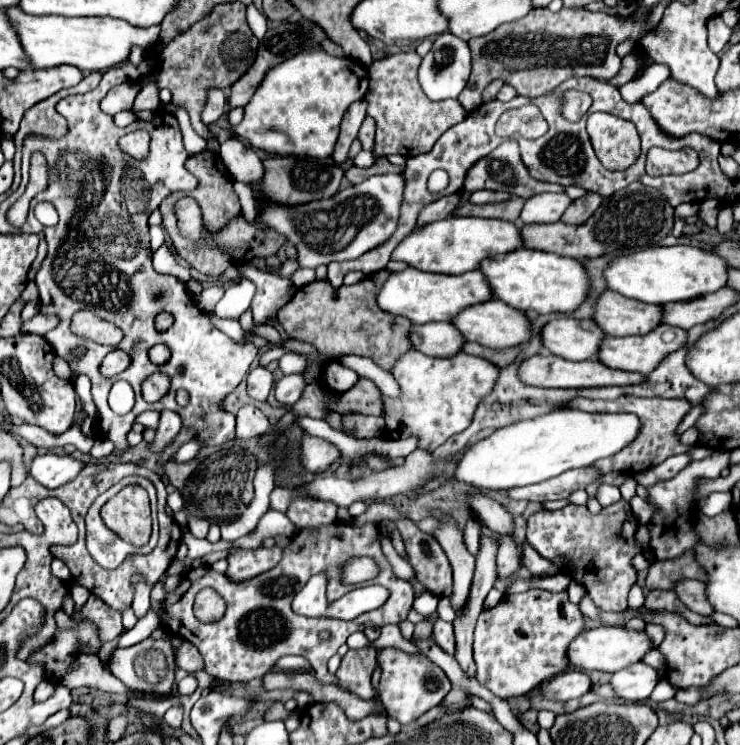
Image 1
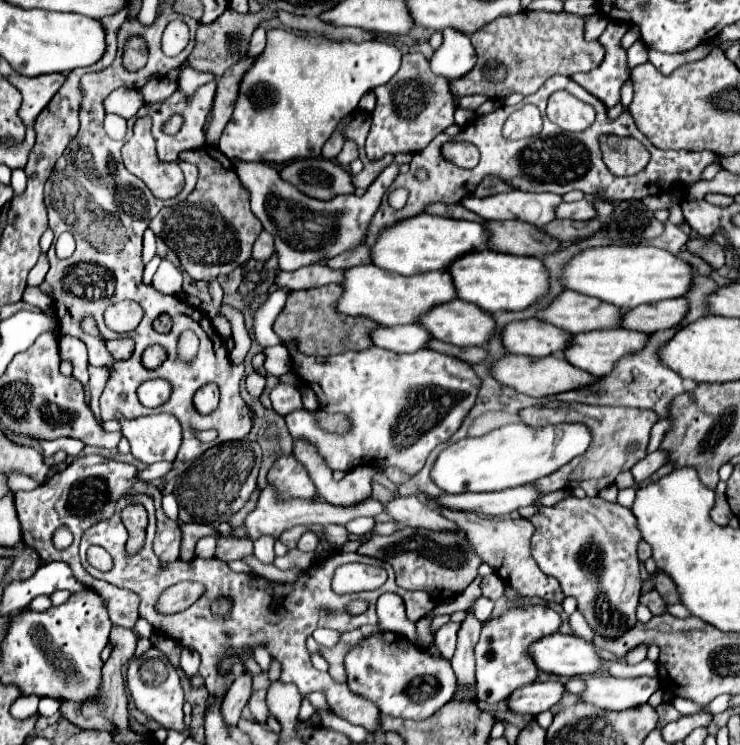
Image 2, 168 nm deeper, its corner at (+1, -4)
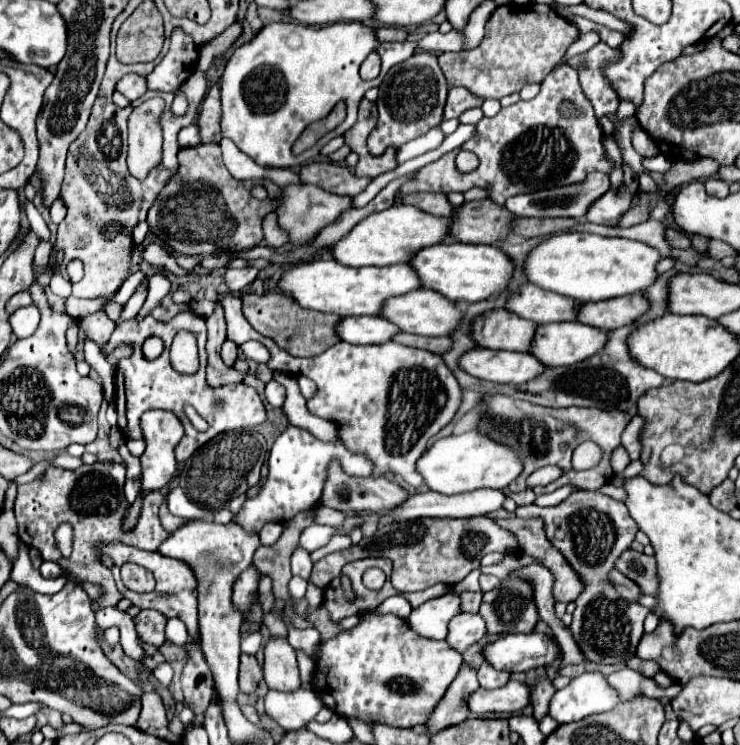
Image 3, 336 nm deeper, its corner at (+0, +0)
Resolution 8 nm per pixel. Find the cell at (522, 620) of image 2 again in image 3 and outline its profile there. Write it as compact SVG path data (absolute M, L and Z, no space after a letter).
M483 662L481 668L477 670L477 680L479 680L481 688L493 690L493 688L505 686L507 680L509 680L509 674L507 672L501 672L501 670L495 670L493 666L489 666L487 662Z

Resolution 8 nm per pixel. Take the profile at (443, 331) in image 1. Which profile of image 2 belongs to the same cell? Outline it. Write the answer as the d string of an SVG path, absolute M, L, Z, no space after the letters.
M406 324L390 328L380 326L372 334L372 340L378 348L386 348L392 352L418 352L432 340L432 336L420 324Z

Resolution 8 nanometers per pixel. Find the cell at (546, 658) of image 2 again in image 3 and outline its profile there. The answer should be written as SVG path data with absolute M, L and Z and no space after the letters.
M539 632L507 634L483 646L485 662L505 672L525 672L531 668L541 668L553 662L557 654L557 642Z

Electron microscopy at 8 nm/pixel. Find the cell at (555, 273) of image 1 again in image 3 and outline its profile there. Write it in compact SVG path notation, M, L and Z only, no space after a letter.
M441 242L419 250L409 266L417 272L423 288L435 290L453 302L477 302L507 288L513 274L511 260L497 246L473 246L461 242Z

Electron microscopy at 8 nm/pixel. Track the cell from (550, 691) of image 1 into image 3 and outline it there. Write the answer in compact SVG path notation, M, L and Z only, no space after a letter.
M507 682L503 688L495 690L475 690L467 698L467 708L473 714L485 712L519 712L523 706L529 704L529 686L521 682Z

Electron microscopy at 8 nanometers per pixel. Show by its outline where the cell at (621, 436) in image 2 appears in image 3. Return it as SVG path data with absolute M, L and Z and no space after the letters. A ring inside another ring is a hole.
M493 394L493 396L485 398L483 404L485 404L485 414L483 414L477 430L483 432L485 436L491 436L491 440L495 440L499 444L507 444L509 448L515 448L515 452L519 452L519 458L523 460L523 472L517 476L517 480L513 480L509 484L511 492L527 490L529 474L541 466L547 466L547 464L559 466L563 470L563 476L549 486L535 488L533 490L535 494L547 494L547 492L553 492L565 484L573 484L573 486L579 486L585 490L597 490L611 480L609 456L611 456L613 448L621 446L619 438L631 420L629 414L615 412L615 410L601 410L601 408L555 410L555 408L543 408L543 406L531 404L525 400L517 400L511 396L503 396L503 394ZM563 412L565 412L565 416L563 416ZM585 440L595 442L603 450L603 456L595 468L577 472L571 466L571 454Z

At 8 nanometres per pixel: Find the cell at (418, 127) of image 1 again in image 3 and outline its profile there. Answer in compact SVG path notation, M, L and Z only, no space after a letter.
M415 52L403 64L391 68L387 72L383 84L379 86L379 122L375 130L369 134L369 152L379 156L385 148L399 148L405 142L423 136L427 130L439 126L443 122L443 108L447 98L447 82L437 64L437 56L431 52Z

